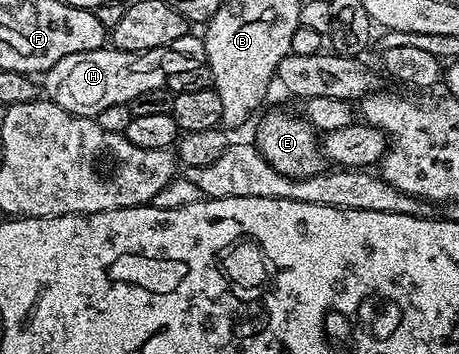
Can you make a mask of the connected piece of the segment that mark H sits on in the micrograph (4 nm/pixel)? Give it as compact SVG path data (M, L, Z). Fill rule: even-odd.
M187 33L169 47L146 51L118 51L106 45L94 51L71 53L63 61L55 61L51 69L40 76L39 87L44 98L59 105L68 115L95 117L111 105L128 105L143 93L160 91L171 73L199 69L206 62L205 49L200 34Z

